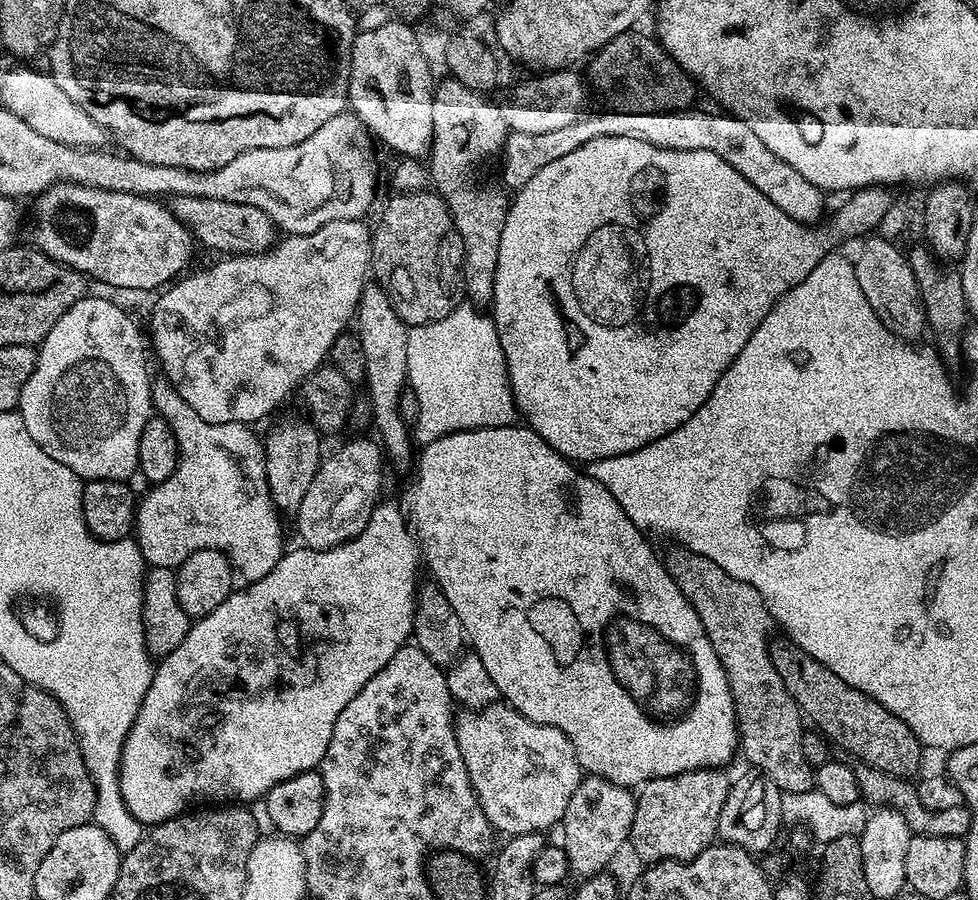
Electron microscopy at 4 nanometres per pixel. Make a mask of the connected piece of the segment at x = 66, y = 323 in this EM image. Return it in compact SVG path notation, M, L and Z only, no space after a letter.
M89 294L74 306L70 306L70 310L66 310L66 314L62 314L62 318L58 318L58 322L54 322L54 330L50 330L50 334L46 334L44 343L39 345L36 369L34 374L30 374L30 382L26 382L26 386L22 390L18 411L22 421L26 424L30 438L34 438L34 442L39 448L46 454L50 454L50 458L54 458L54 462L62 462L62 466L74 470L74 474L80 477L81 481L128 482L131 481L132 472L134 476L134 473L139 469L138 442L142 438L142 426L146 426L146 422L154 414L152 380L150 375L148 376L148 360L144 357L144 342L146 346L145 337L144 340L140 337L139 326L118 305L111 304L110 301L103 300L102 297L95 296L95 294Z

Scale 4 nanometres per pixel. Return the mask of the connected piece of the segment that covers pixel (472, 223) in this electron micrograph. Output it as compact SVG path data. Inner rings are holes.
M451 78L441 79L435 85L432 97L434 134L430 153L430 180L436 183L435 191L444 199L462 238L464 290L467 299L477 306L487 305L494 294L498 246L502 242L502 226L506 226L510 203L503 191L495 192L476 184L476 167L491 152L499 153L503 149L510 131L503 107L499 103L491 104L484 96L487 95Z

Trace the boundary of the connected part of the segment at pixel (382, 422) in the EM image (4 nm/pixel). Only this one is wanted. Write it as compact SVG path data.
M376 282L365 283L360 295L360 305L356 308L354 324L360 327L358 335L368 367L366 385L368 384L368 394L372 398L372 424L377 432L375 435L382 445L387 463L391 467L393 464L396 468L404 468L414 460L414 440L410 435L409 425L400 413L400 395L405 392L408 383L406 342L409 325L396 313L396 307L388 297L387 290Z

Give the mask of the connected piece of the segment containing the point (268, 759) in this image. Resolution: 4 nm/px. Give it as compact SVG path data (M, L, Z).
M377 503L370 522L366 522L366 530L362 530L362 534L347 544L321 549L299 546L293 552L292 549L285 551L278 566L274 566L266 578L240 586L244 588L237 587L228 595L226 602L222 602L222 606L214 606L210 614L199 617L189 627L184 641L155 665L150 690L146 690L146 698L142 698L142 706L134 718L132 729L124 737L124 749L120 755L120 793L124 805L141 825L155 826L164 820L174 820L193 806L256 802L267 796L278 782L319 769L330 746L330 734L338 714L346 710L350 698L358 695L362 686L366 686L366 682L370 682L370 678L374 678L374 674L378 674L378 670L382 670L382 666L386 666L386 662L390 662L390 658L394 658L396 651L409 643L412 636L414 593L418 588L416 560L412 557L412 536L404 525L399 506L384 503Z

